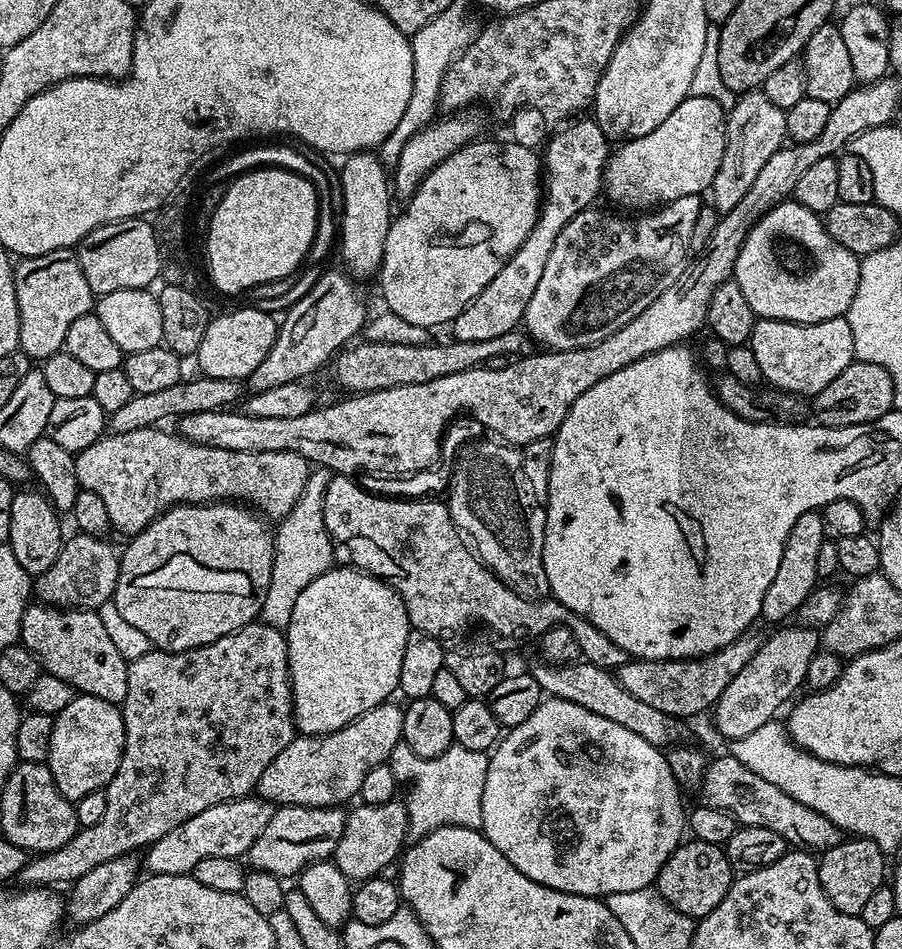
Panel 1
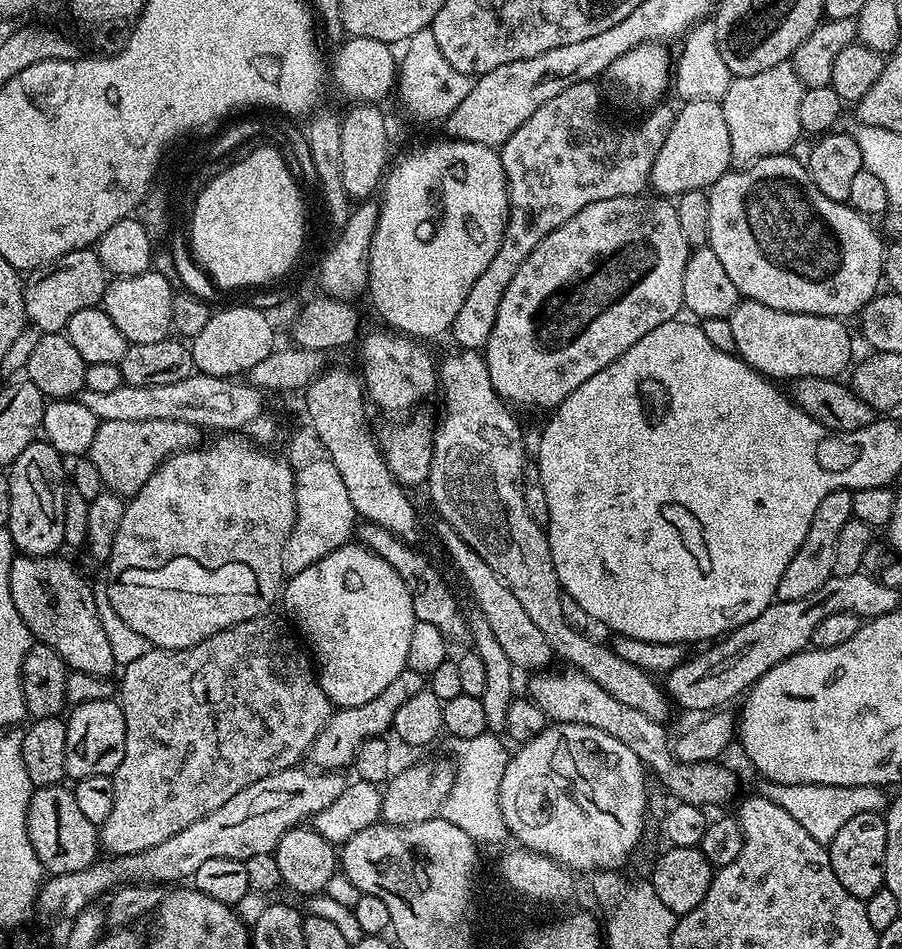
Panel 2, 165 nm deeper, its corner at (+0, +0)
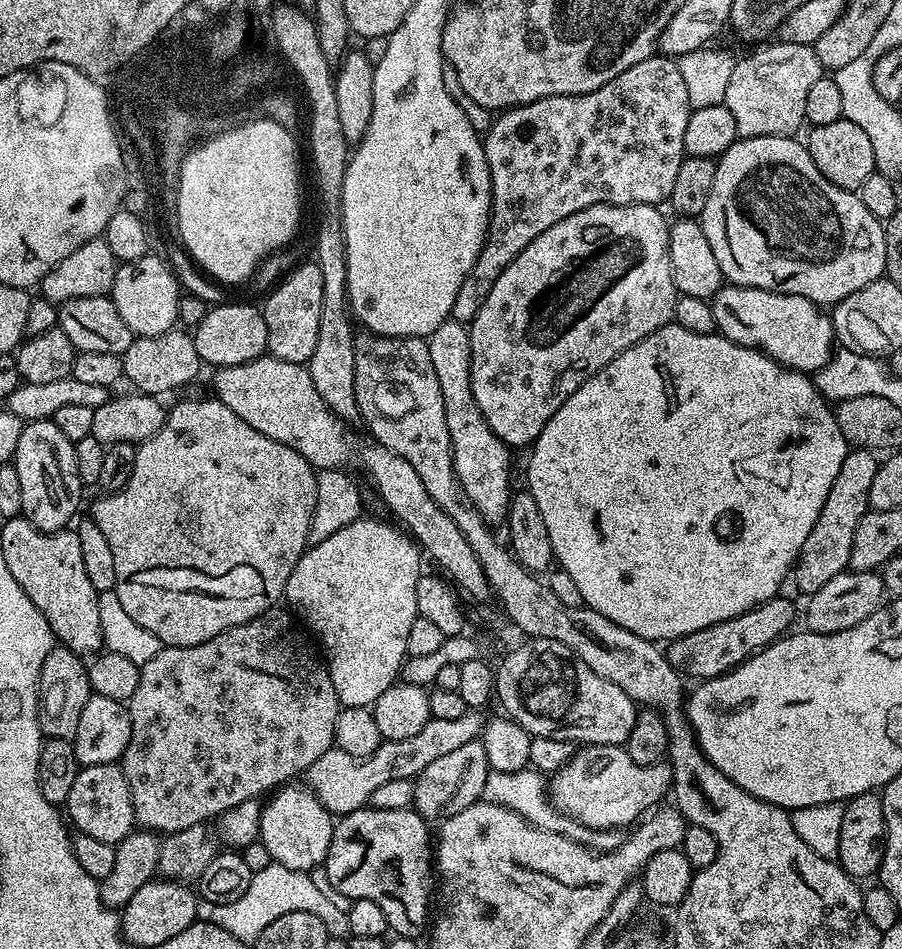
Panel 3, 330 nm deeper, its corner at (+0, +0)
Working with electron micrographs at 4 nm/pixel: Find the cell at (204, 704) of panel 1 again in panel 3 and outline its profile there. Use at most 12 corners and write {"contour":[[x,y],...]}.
{"contour":[[287,607],[164,646],[126,701],[136,824],[207,825],[336,743]]}

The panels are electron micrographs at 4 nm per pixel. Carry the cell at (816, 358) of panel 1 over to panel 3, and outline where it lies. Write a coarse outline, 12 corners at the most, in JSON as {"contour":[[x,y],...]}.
{"contour":[[725,283],[716,332],[815,374],[832,317],[801,296]]}

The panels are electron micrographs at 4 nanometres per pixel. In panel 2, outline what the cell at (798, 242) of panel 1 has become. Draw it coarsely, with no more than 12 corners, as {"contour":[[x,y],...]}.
{"contour":[[788,154],[707,189],[741,297],[855,317],[885,241]]}

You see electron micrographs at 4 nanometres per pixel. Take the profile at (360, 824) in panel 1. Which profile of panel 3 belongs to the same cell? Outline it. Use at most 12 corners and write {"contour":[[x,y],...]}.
{"contour":[[483,739],[415,777],[415,812],[440,822],[483,797]]}

